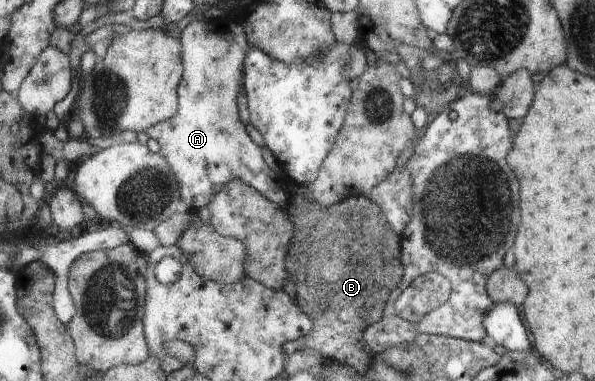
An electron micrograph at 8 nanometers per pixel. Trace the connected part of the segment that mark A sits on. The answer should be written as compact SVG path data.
M196 20L190 22L177 36L182 43L182 66L184 67L183 81L179 86L179 111L173 118L144 132L159 144L160 153L164 155L172 173L178 179L180 197L191 210L197 212L212 201L217 194L214 189L221 190L234 182L241 181L268 201L284 208L285 191L273 189L275 173L267 167L261 149L251 141L251 137L245 131L245 125L237 115L239 85L244 81L244 59L250 49L241 23L227 21L227 25L221 25L215 20L213 22Z

